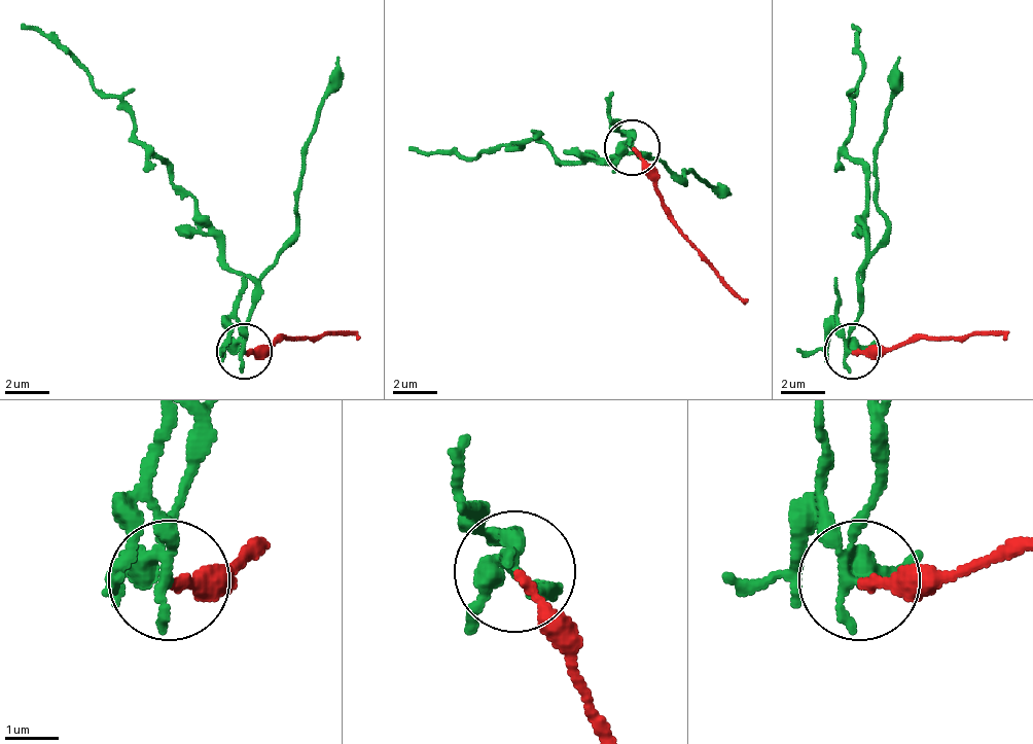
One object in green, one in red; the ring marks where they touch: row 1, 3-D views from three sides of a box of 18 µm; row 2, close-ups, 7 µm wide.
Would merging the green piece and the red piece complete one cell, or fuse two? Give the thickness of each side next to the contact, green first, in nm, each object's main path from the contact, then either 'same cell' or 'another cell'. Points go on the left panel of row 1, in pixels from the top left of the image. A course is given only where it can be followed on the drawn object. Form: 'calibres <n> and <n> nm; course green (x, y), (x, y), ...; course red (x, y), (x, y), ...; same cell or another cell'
calibres 260 and 200 nm; course green (243, 352), (243, 325), (254, 314), (254, 286), (226, 264), (226, 242), (138, 138), (133, 115), (23, 22); course red (243, 352), (358, 330); another cell

